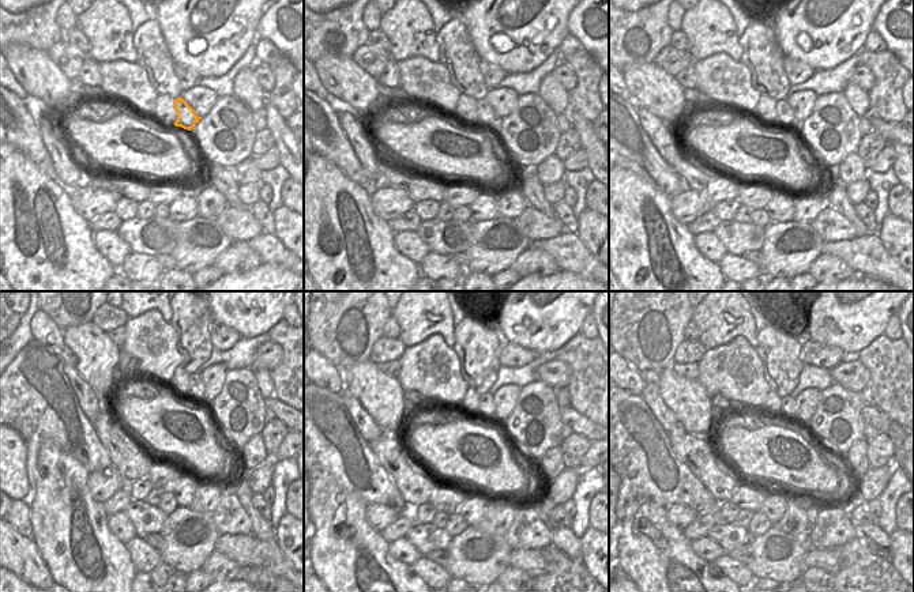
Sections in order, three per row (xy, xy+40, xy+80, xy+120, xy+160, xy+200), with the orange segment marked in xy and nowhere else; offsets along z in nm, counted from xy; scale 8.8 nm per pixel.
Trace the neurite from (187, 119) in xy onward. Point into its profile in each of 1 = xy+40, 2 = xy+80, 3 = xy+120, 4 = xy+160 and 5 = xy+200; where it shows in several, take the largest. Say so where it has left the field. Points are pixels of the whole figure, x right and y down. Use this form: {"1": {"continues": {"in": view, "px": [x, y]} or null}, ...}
{"1": {"continues": {"in": "xy+40", "px": [486, 117]}}, "2": {"continues": {"in": "xy+80", "px": [785, 114]}}, "3": {"continues": {"in": "xy+120", "px": [172, 414]}}, "4": {"continues": {"in": "xy+160", "px": [485, 408]}}, "5": {"continues": {"in": "xy+200", "px": [789, 407]}}}

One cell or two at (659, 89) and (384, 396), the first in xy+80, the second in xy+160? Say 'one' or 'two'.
one

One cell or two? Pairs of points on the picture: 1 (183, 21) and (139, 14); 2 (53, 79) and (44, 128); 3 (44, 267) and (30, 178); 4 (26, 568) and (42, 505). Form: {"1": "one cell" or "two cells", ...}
{"1": "two cells", "2": "two cells", "3": "one cell", "4": "one cell"}

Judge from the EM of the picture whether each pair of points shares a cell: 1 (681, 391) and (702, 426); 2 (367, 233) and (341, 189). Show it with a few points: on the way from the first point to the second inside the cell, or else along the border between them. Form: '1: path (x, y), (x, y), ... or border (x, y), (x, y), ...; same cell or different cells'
1: path (687, 399), (694, 408), (695, 418); same cell
2: path (356, 222), (341, 207), (341, 200); same cell

